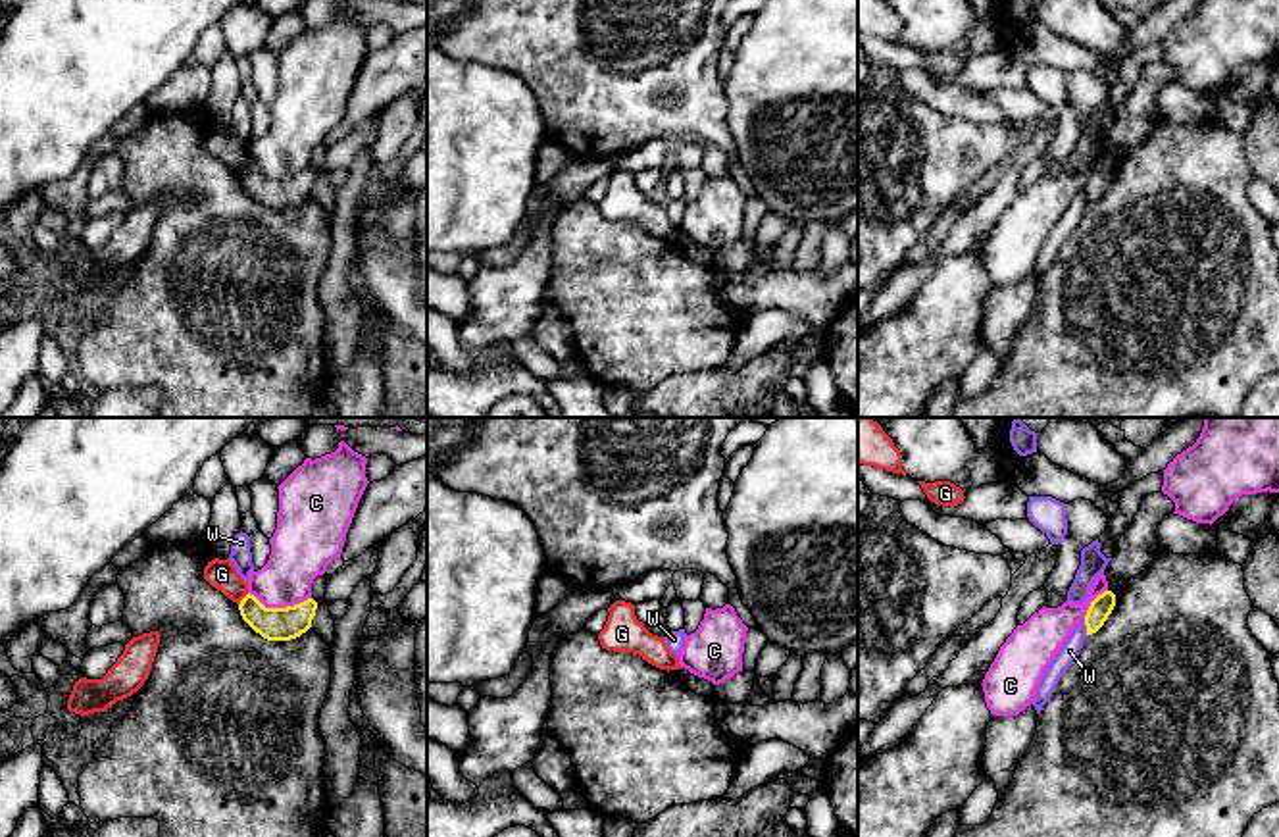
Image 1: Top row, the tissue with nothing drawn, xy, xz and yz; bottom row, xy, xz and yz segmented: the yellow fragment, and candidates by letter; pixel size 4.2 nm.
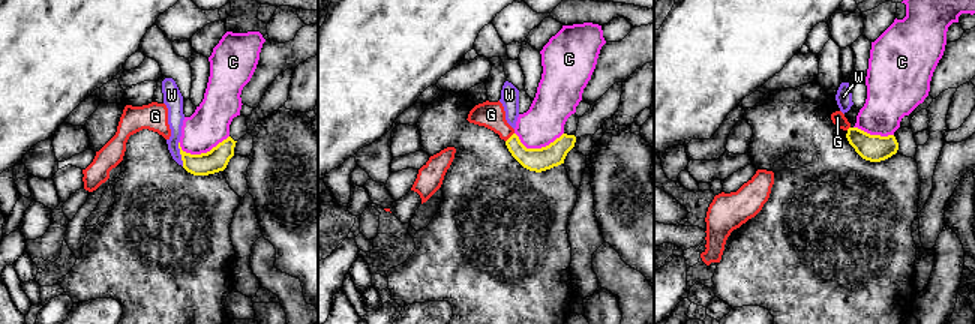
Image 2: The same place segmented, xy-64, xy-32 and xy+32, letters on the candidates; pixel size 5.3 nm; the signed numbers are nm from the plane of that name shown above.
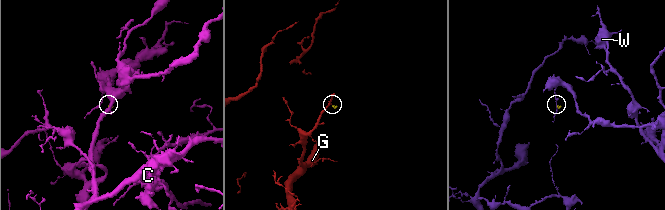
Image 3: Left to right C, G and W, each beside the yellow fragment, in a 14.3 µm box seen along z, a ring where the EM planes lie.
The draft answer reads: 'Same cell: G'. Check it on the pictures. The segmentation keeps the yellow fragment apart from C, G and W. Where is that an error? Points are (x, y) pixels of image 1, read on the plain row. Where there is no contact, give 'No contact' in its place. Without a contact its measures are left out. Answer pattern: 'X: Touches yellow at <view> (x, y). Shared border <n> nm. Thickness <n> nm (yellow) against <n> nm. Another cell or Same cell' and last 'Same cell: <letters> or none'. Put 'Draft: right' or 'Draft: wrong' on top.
Draft: wrong
C: Touches yellow at xy (279, 177). Shared border 260 nm. Thickness 140 nm (yellow) against 240 nm. Another cell
G: Touches yellow at xy (243, 168). Shared border 70 nm. Thickness 140 nm (yellow) against 120 nm. Another cell
W: Touches yellow at yz (1087, 197). Shared border 70 nm. Thickness 90 nm (yellow) against 80 nm. Another cell
Same cell: none

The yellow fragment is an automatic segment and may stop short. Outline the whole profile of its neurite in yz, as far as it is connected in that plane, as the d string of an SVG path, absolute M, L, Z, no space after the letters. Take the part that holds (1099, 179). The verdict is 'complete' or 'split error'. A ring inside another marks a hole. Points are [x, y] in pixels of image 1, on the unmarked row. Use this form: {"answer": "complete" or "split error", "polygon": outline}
{"answer": "complete", "polygon": "M1104 160L1091 171L1085 185L1087 204L1096 202L1104 194L1114 175L1116 175L1116 164L1112 160Z"}

